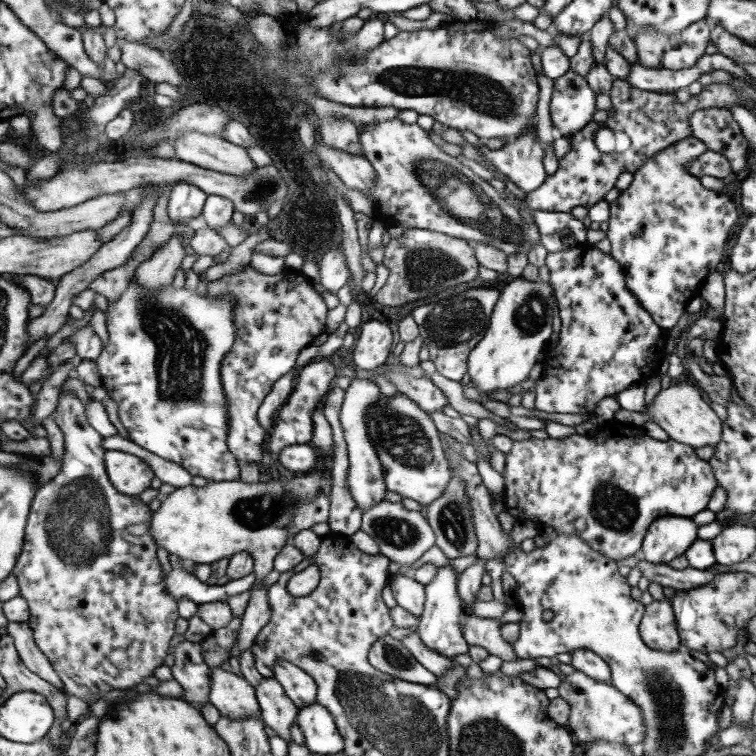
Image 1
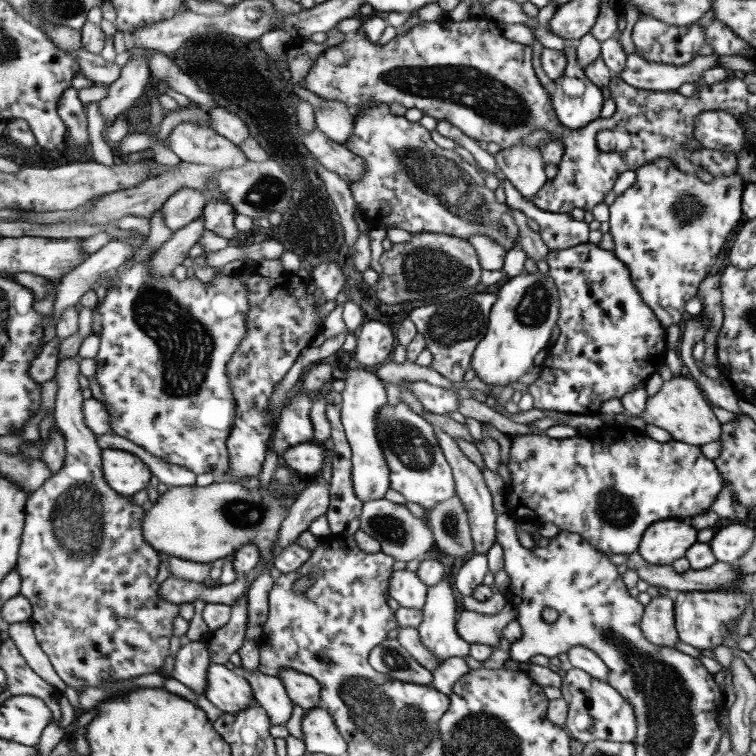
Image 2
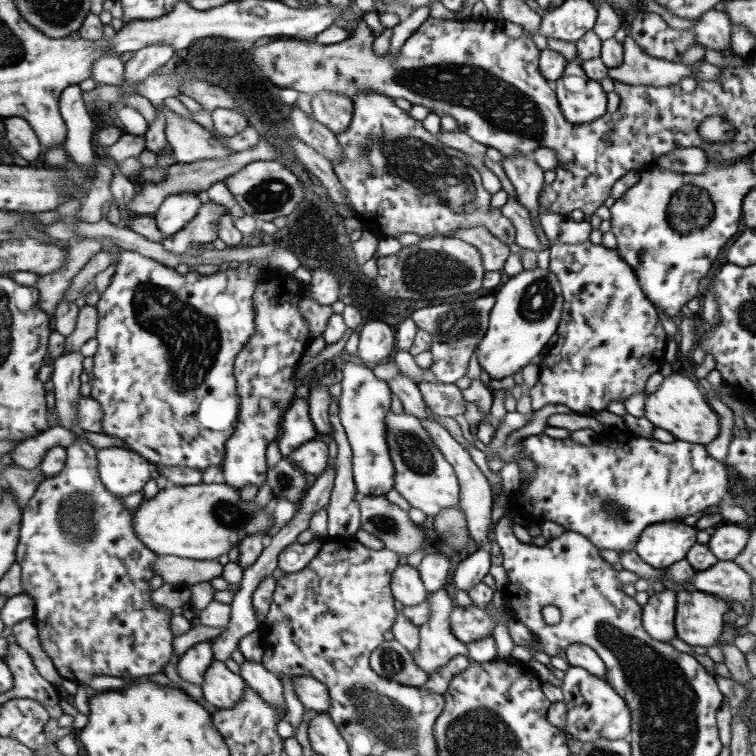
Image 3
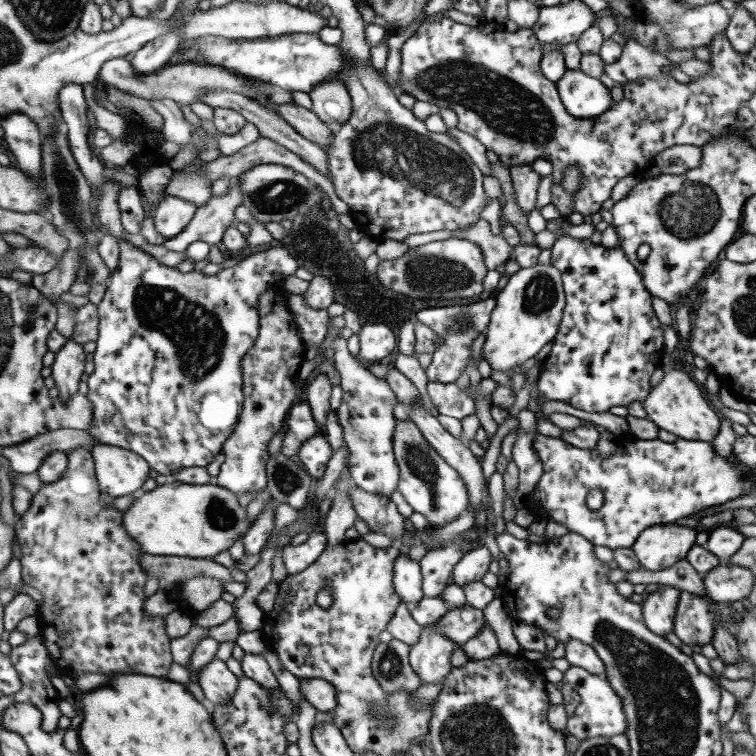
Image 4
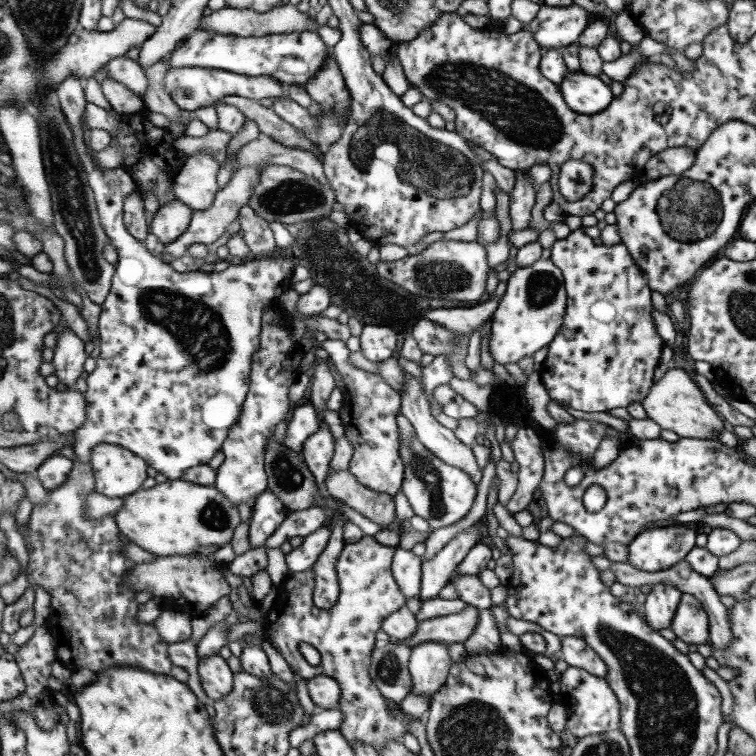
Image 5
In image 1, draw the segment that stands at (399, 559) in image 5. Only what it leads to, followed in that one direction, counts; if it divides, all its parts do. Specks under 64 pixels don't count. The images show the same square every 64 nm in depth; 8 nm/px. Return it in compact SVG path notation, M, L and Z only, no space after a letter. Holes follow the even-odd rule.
M395 574L391 578L389 590L391 590L397 606L407 610L415 618L419 618L423 614L423 608L425 608L425 586L415 584L413 578Z

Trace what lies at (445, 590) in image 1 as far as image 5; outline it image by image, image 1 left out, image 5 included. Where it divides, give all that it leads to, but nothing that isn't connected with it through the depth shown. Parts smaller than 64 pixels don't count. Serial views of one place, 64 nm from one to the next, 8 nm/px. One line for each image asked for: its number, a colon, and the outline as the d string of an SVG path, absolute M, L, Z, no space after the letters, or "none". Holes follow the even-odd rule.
2: M443 576L437 584L433 584L431 588L427 588L427 600L425 600L425 606L421 608L421 624L417 628L419 632L419 640L421 640L421 646L437 660L437 662L445 662L449 658L463 658L467 654L467 644L457 636L457 628L455 628L455 622L457 622L457 610L459 606L455 604L457 598L453 596L455 588L451 586L449 578Z
3: M439 588L427 596L429 600L429 618L419 626L419 644L417 652L411 654L411 660L421 668L421 672L433 674L439 666L443 668L453 656L465 656L467 648L451 632L451 612L453 598Z
4: M423 628L419 642L409 650L409 664L423 684L441 682L451 672L451 654L455 652L451 640L441 636L437 628Z
5: M437 642L415 646L409 656L409 674L413 680L411 694L433 696L449 676L449 668L451 658L447 646Z

